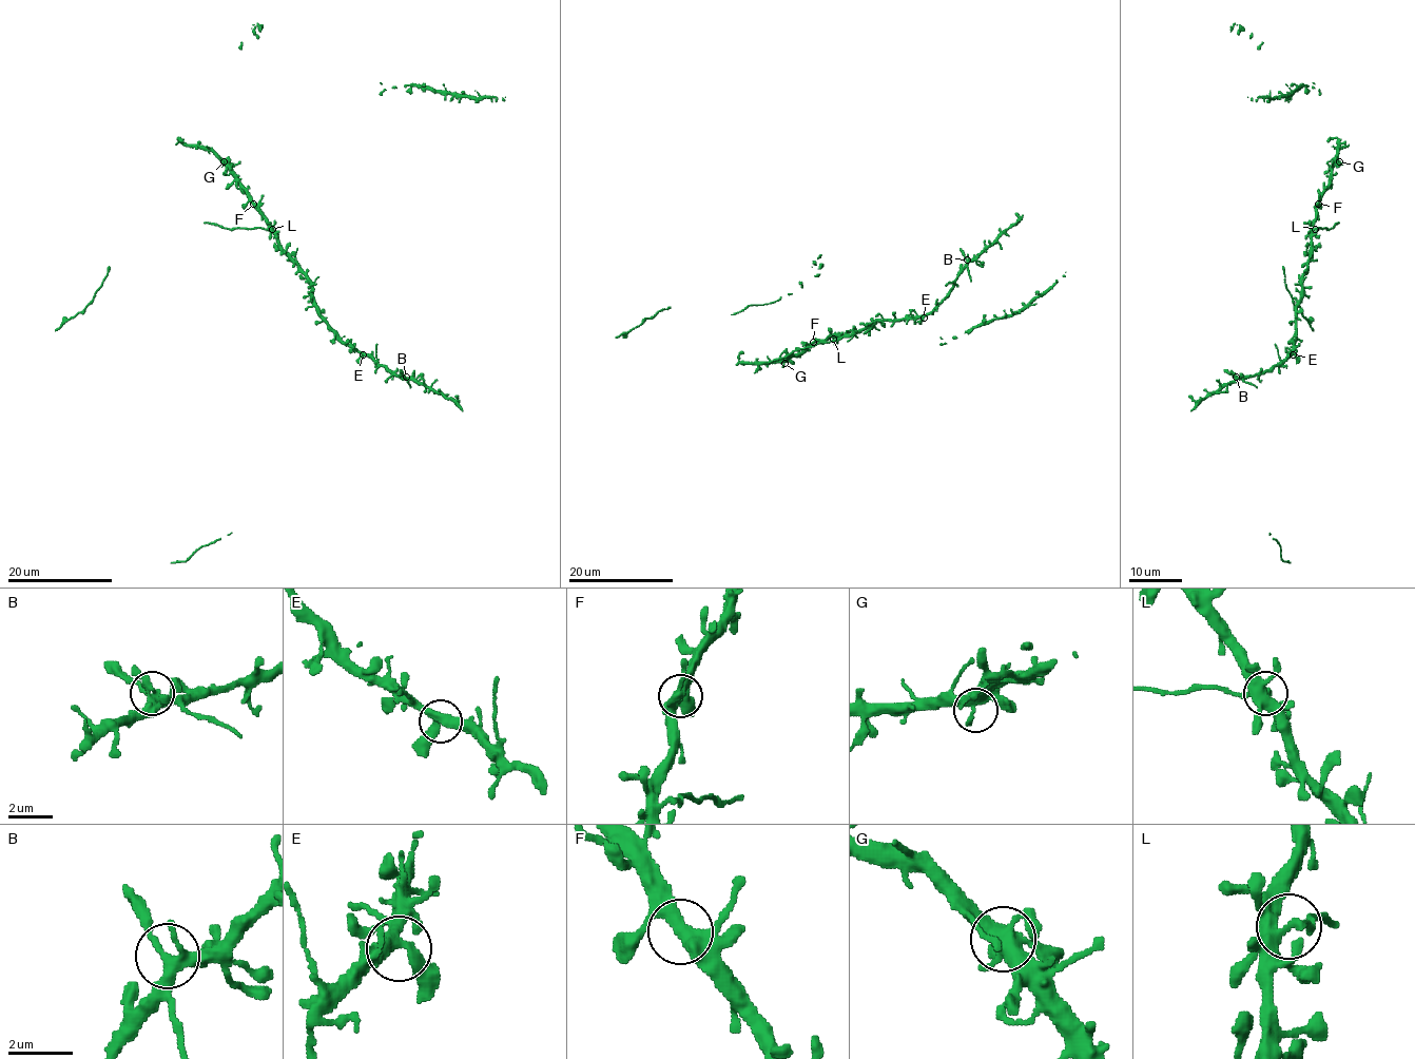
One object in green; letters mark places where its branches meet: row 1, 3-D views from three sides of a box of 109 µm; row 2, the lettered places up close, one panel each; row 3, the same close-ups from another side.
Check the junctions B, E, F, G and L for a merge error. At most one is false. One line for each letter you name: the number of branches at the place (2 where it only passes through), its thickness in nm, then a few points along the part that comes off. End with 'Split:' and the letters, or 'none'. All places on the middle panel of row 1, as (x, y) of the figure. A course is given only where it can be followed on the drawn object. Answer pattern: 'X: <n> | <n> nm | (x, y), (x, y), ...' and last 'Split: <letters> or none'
L: 4 | 320 nm | (833, 339), (764, 363)
Split: L

